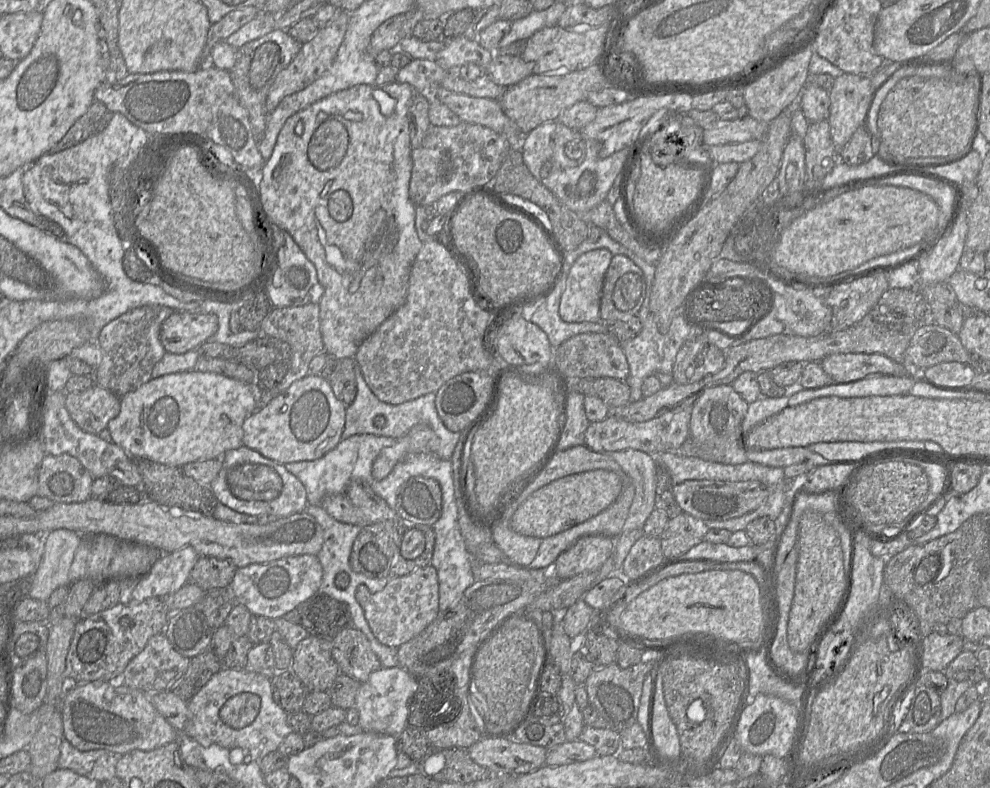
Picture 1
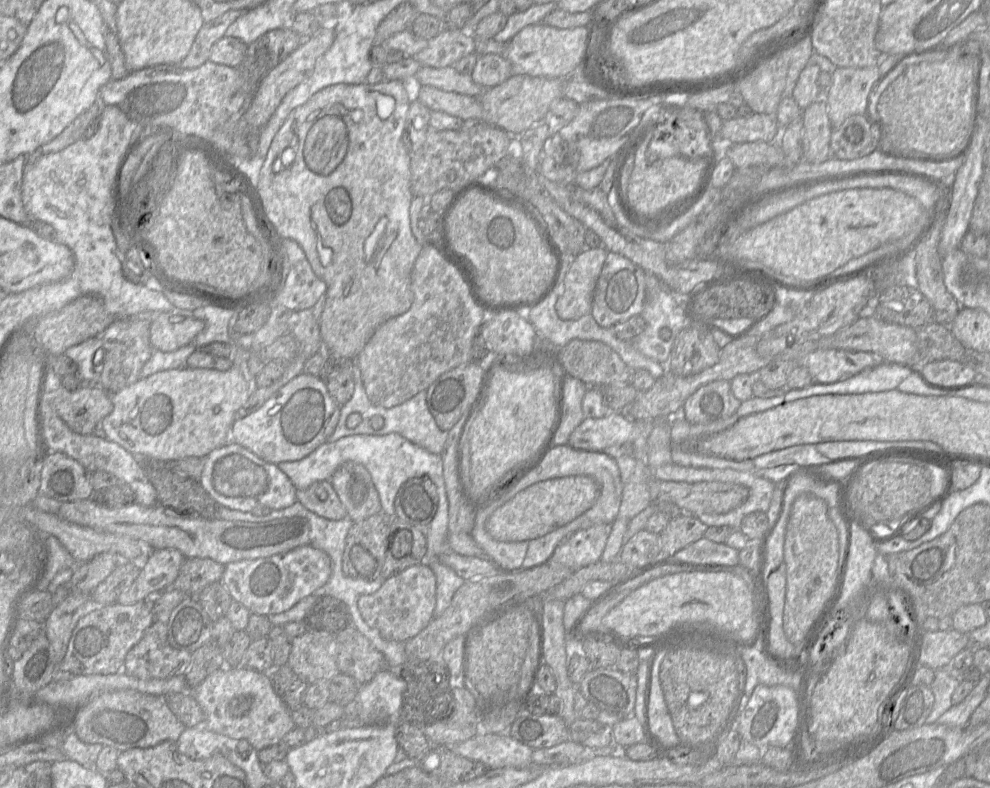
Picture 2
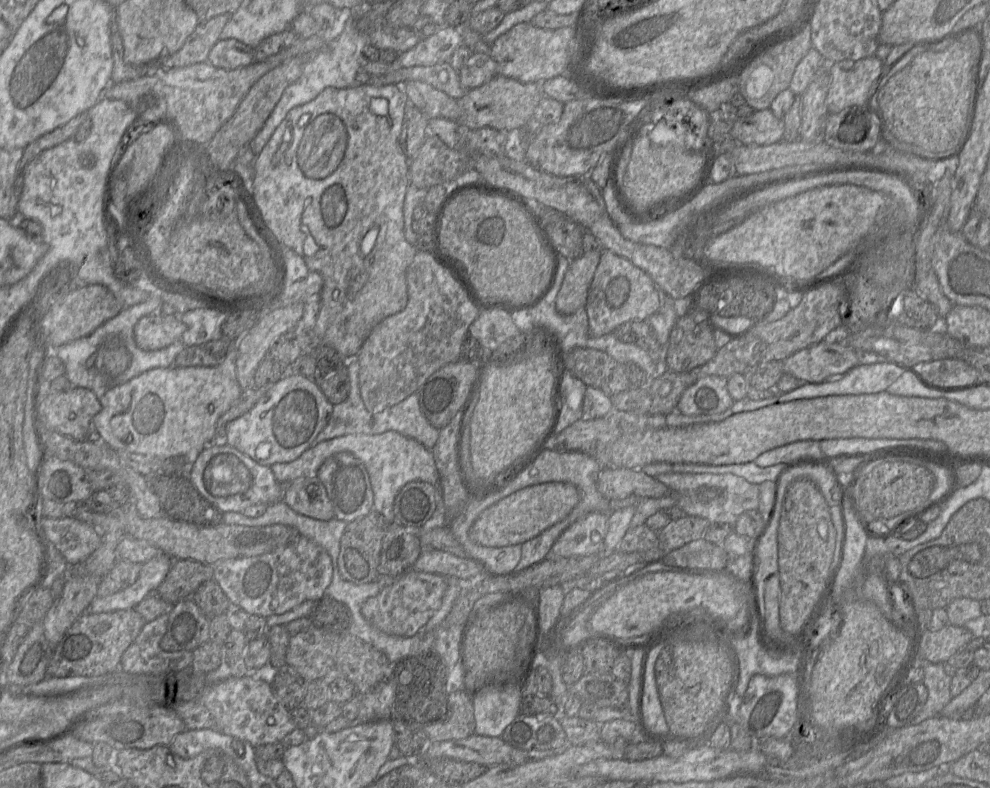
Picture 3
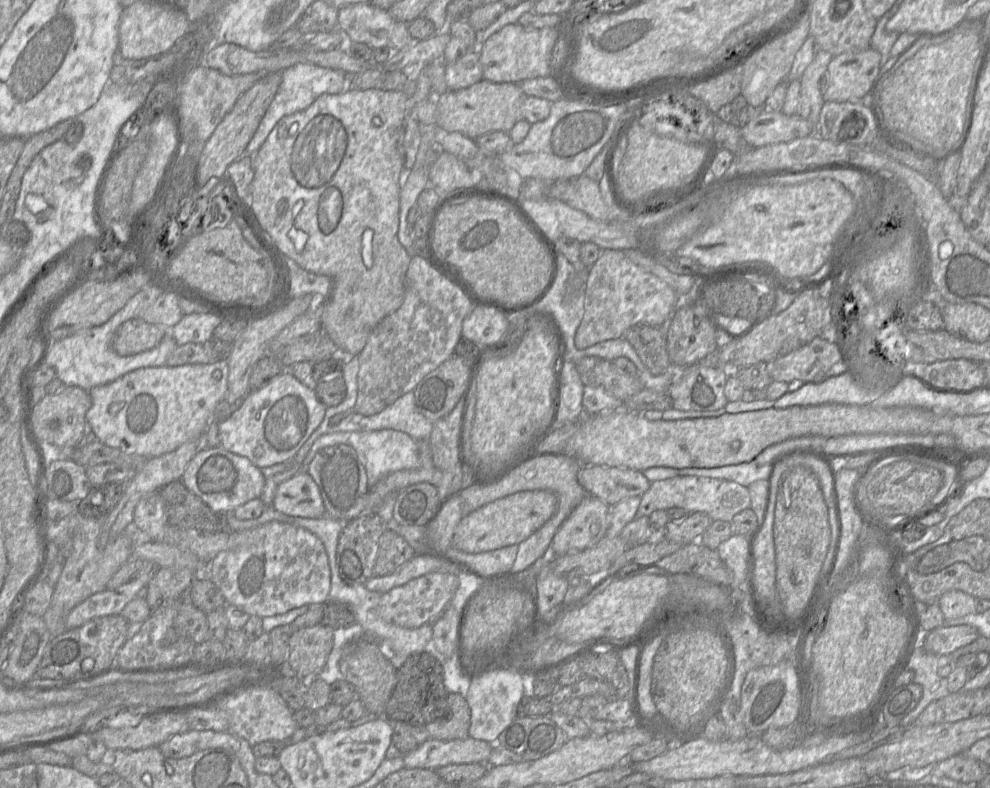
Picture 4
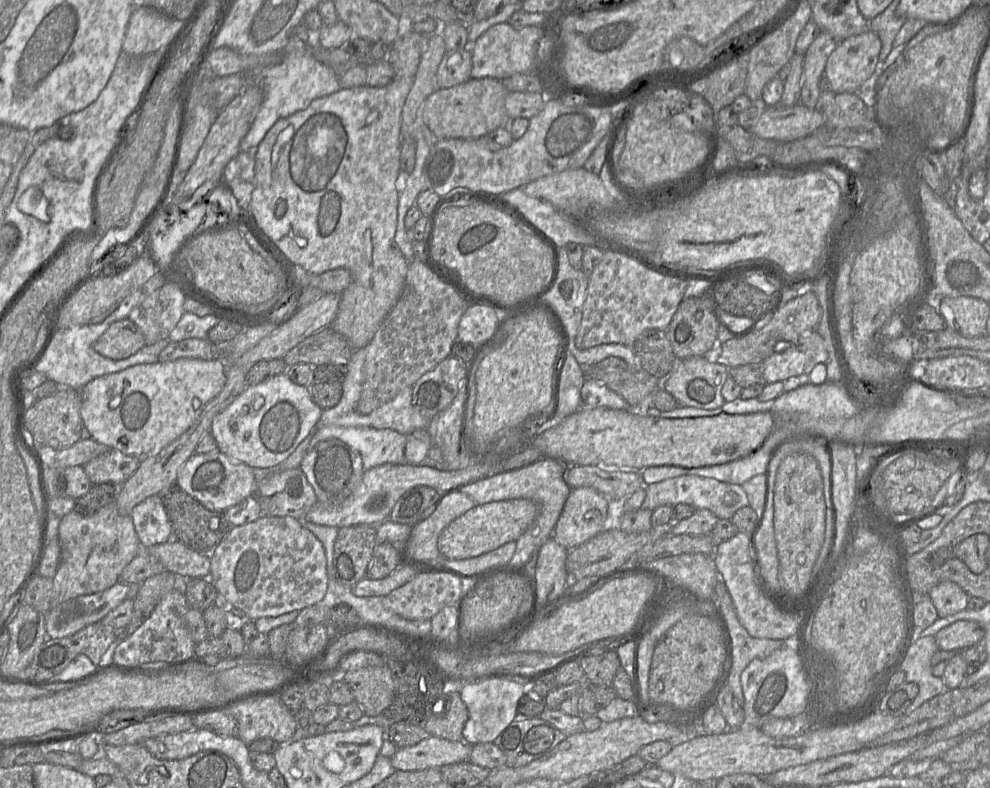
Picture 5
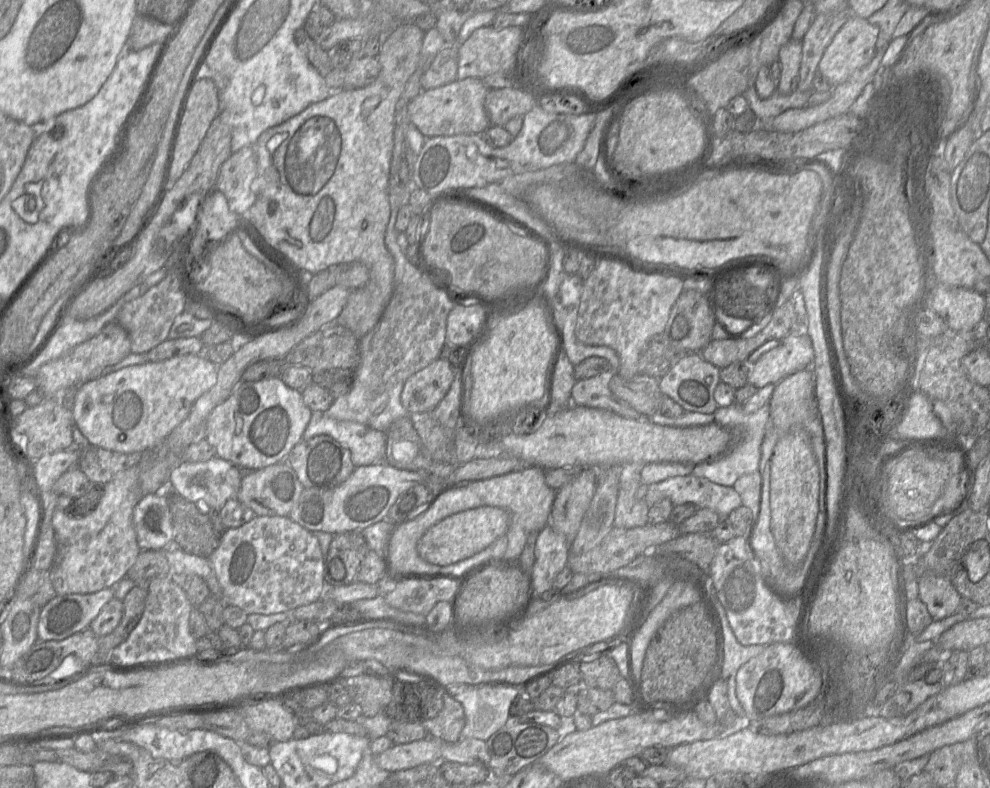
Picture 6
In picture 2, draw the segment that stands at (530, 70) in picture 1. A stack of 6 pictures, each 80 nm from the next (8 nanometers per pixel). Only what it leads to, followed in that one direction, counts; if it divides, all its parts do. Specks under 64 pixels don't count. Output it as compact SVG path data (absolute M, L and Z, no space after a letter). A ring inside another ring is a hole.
M479 55L470 73L472 80L485 89L497 86L513 75L510 62L501 55Z

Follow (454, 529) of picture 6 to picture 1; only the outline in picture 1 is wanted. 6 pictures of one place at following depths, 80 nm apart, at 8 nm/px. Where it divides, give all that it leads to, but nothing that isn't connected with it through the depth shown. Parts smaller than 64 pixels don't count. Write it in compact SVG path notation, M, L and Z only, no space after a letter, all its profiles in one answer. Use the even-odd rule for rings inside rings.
M608 470L568 475L534 491L511 512L509 525L518 534L544 539L596 516L617 499L622 489L621 478Z

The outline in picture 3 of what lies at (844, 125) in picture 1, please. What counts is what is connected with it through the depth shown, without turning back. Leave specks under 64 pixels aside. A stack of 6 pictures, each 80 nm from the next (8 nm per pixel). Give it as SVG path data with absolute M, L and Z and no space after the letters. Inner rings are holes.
M877 56L859 60L841 60L835 62L830 70L831 83L827 93L829 113L838 113L850 106L866 106L874 80L880 74L883 62Z

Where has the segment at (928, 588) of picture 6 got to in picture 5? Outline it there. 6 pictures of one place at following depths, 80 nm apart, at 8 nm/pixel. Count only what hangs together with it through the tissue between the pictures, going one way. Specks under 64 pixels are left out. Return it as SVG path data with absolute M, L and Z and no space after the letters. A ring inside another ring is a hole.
M952 581L938 583L929 590L928 595L938 612L939 618L969 610L970 596Z

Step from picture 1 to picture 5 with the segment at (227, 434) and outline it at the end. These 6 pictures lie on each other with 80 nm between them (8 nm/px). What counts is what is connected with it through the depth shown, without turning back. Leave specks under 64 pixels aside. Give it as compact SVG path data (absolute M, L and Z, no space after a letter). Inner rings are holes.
M180 358L138 364L87 383L80 390L80 416L92 439L142 459L159 453L187 431L225 382L225 364L219 360Z

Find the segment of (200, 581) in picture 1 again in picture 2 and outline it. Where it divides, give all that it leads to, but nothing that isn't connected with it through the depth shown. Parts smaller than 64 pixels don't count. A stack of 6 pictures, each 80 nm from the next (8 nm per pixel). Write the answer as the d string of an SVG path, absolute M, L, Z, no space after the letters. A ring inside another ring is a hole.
M188 558L180 568L172 587L189 597L197 597L208 585L219 582L225 565L209 558Z

